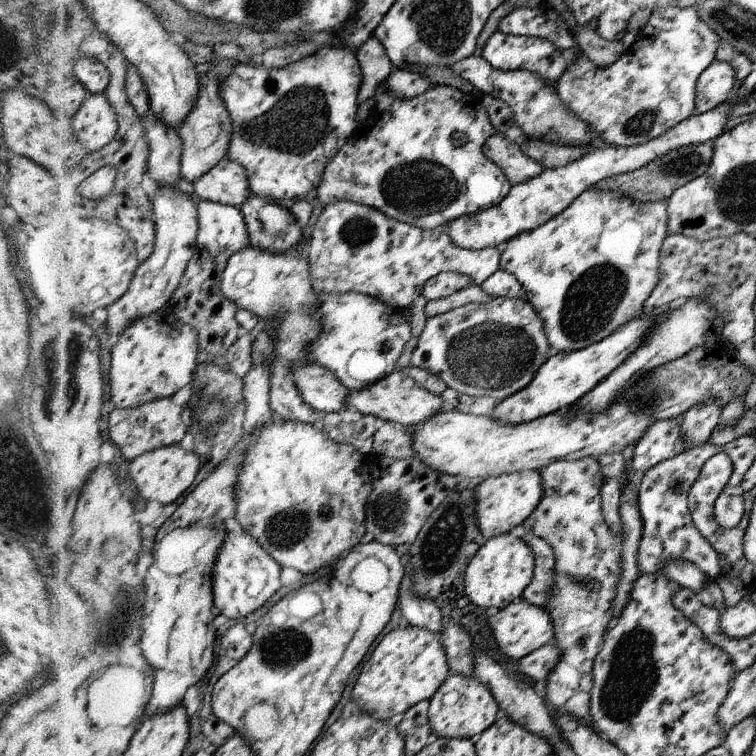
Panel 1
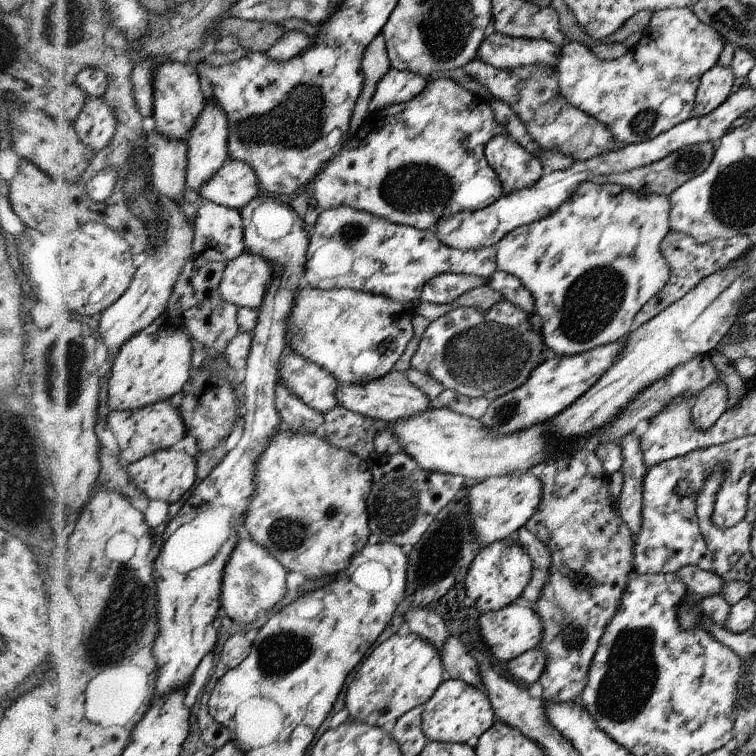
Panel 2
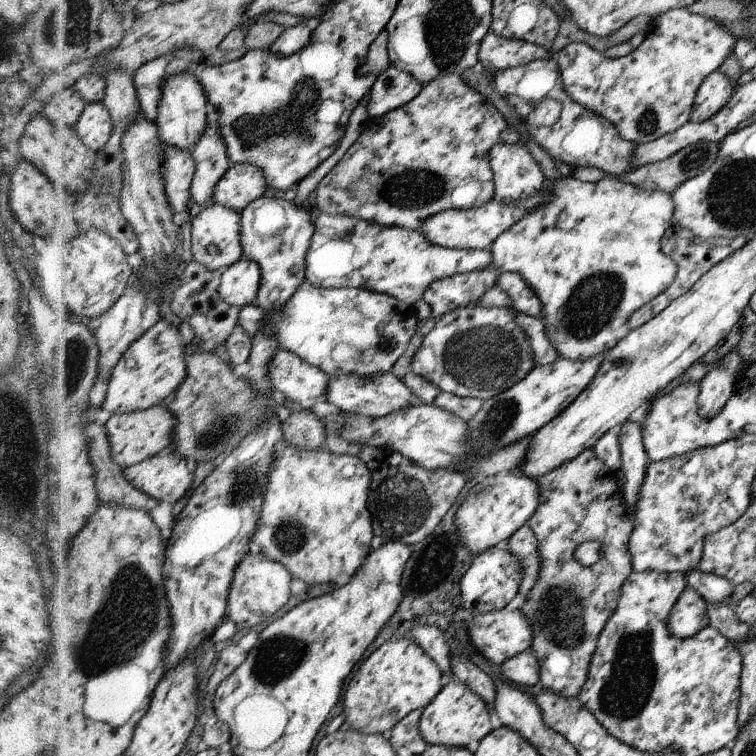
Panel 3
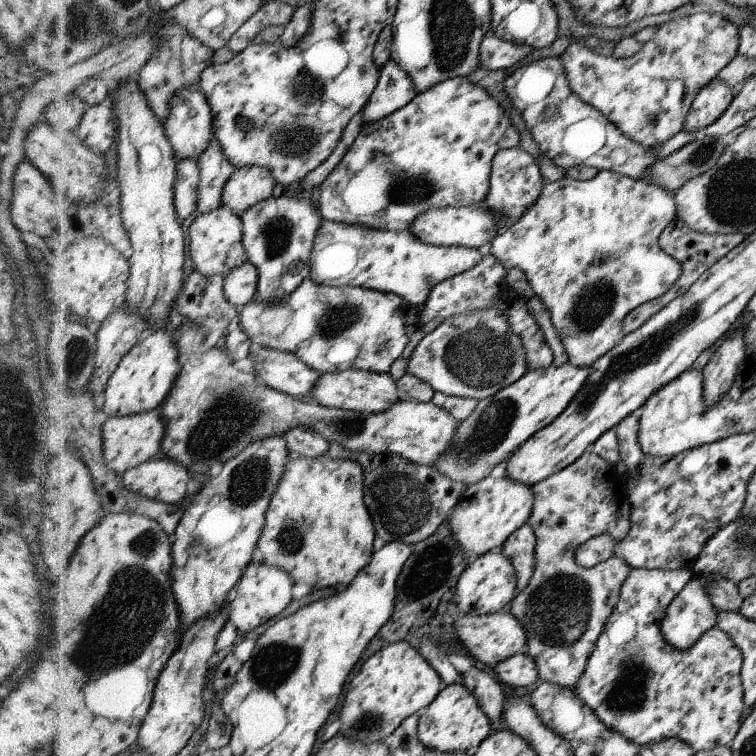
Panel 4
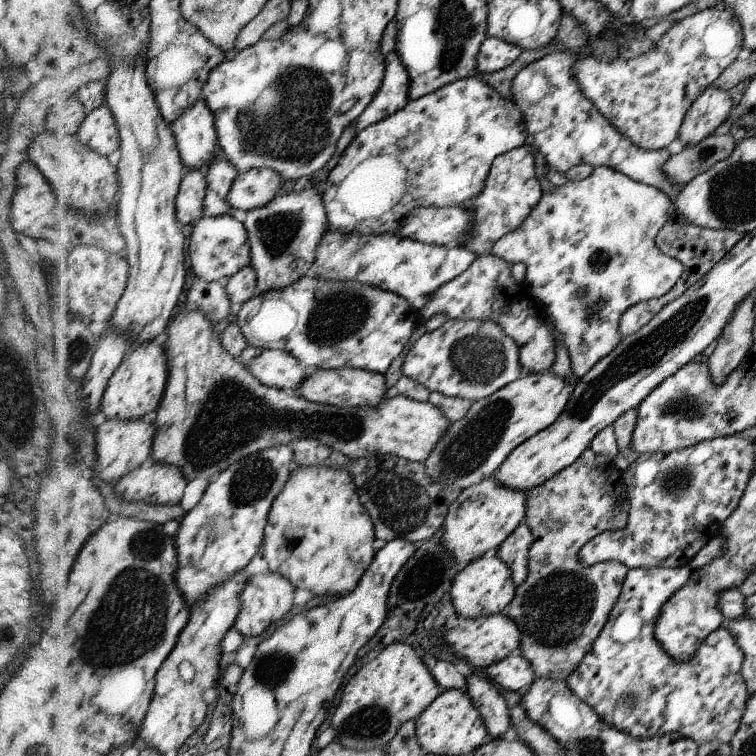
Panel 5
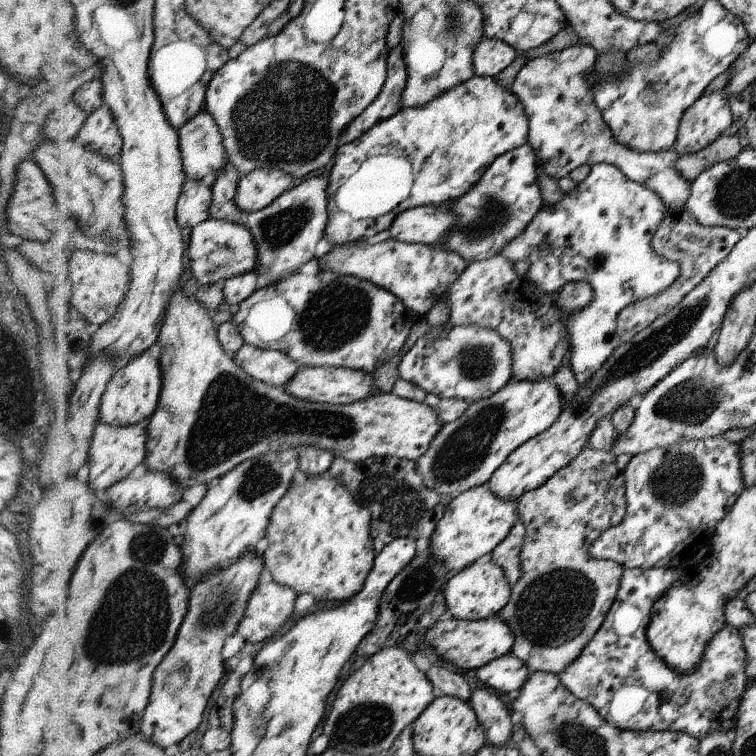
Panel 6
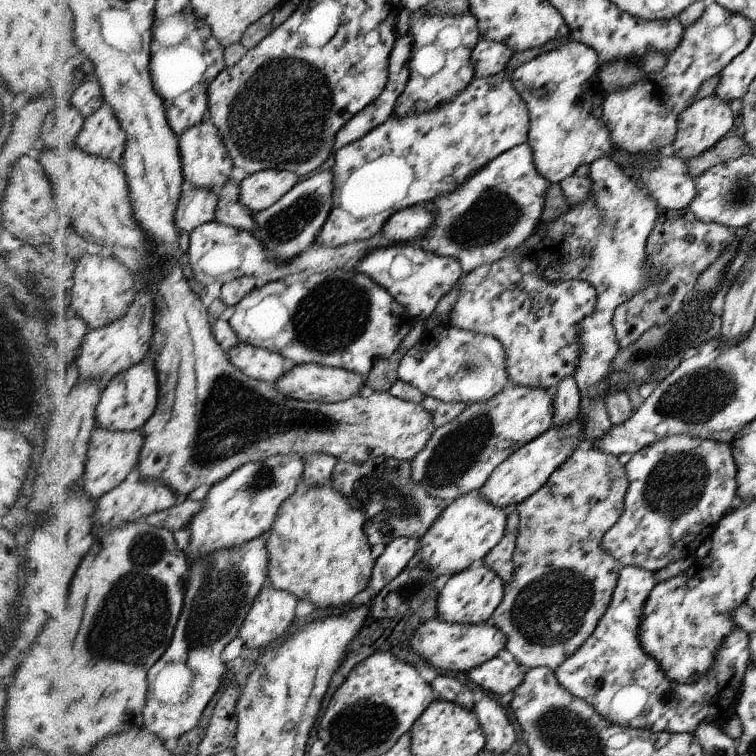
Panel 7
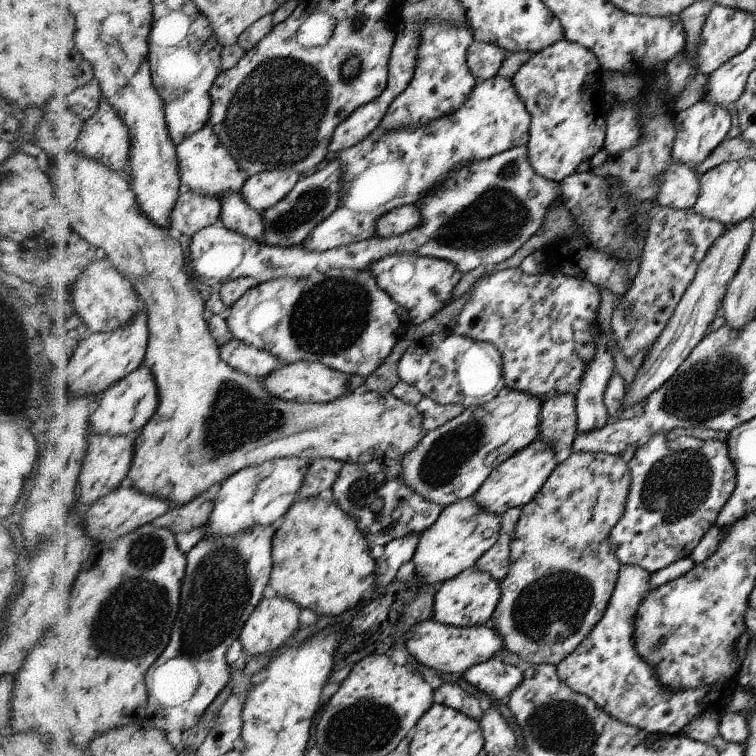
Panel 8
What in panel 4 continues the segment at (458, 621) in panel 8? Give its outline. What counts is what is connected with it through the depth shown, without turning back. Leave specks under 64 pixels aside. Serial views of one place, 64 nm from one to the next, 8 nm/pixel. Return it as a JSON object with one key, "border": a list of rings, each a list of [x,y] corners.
{"border":[[[500,546],[466,565],[456,585],[455,604],[461,614],[487,615],[506,609],[517,593],[514,563],[503,554],[503,546]]]}

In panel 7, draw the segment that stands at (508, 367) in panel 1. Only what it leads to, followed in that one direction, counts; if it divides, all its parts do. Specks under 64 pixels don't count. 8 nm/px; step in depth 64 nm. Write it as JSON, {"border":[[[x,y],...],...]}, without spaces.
{"border":[[[440,324],[431,331],[424,331],[417,342],[405,352],[398,365],[397,375],[404,382],[418,387],[425,397],[431,396],[445,403],[452,401],[465,405],[490,401],[495,394],[502,392],[509,380],[503,343],[493,336],[455,329],[450,324]]]}

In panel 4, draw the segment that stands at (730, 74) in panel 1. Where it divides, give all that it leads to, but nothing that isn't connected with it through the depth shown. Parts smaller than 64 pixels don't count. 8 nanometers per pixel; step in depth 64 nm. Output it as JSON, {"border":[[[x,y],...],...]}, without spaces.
{"border":[[[716,78],[710,81],[695,98],[691,105],[691,112],[687,114],[686,124],[683,130],[689,133],[696,133],[714,125],[726,110],[731,106],[735,98],[732,90],[726,83]]]}

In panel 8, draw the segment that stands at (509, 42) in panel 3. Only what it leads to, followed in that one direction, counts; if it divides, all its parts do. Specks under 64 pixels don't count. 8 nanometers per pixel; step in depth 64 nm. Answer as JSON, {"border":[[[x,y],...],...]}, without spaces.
{"border":[[[475,41],[467,50],[467,63],[477,80],[488,80],[497,76],[507,54],[498,45]]]}

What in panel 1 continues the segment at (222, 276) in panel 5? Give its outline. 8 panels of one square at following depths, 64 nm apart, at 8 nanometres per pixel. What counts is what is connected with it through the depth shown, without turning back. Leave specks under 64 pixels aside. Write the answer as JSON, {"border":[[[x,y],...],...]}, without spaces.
{"border":[[[202,200],[199,204],[199,248],[208,249],[214,256],[226,254],[232,258],[251,244],[247,218],[241,207]]]}

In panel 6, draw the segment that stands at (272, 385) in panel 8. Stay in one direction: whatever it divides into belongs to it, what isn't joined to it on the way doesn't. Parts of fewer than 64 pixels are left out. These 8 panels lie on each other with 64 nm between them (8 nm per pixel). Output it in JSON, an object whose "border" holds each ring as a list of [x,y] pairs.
{"border":[[[303,367],[302,370],[287,384],[286,390],[308,402],[328,403],[331,405],[350,404],[366,398],[370,389],[375,388],[375,378],[364,371],[346,367]]]}

